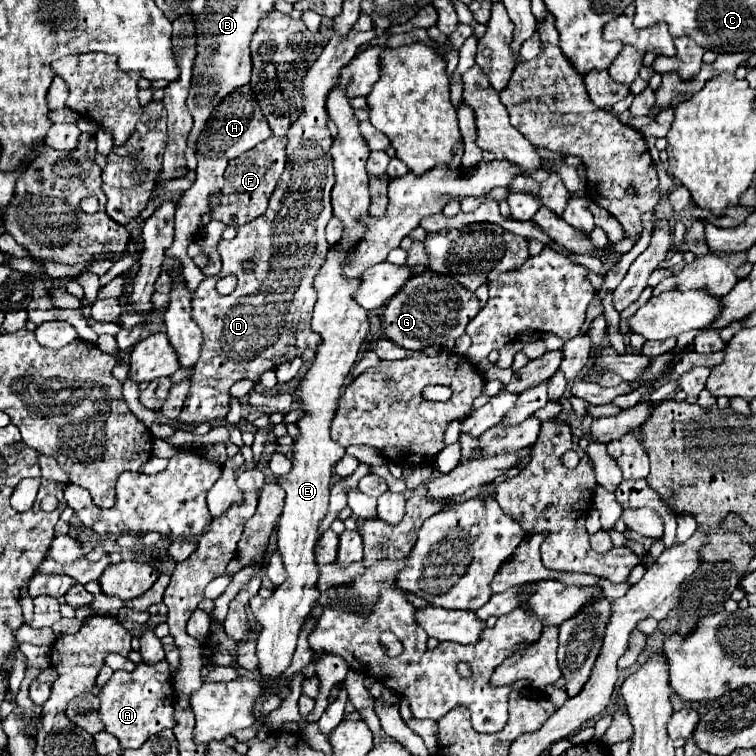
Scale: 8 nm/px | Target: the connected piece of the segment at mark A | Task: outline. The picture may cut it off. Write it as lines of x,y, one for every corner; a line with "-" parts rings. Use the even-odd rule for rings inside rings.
161,660
157,664
139,662
133,672
117,670
111,680
99,692
99,714
105,730
119,738
121,750
139,748
149,736
175,726
173,718
173,676
169,662

